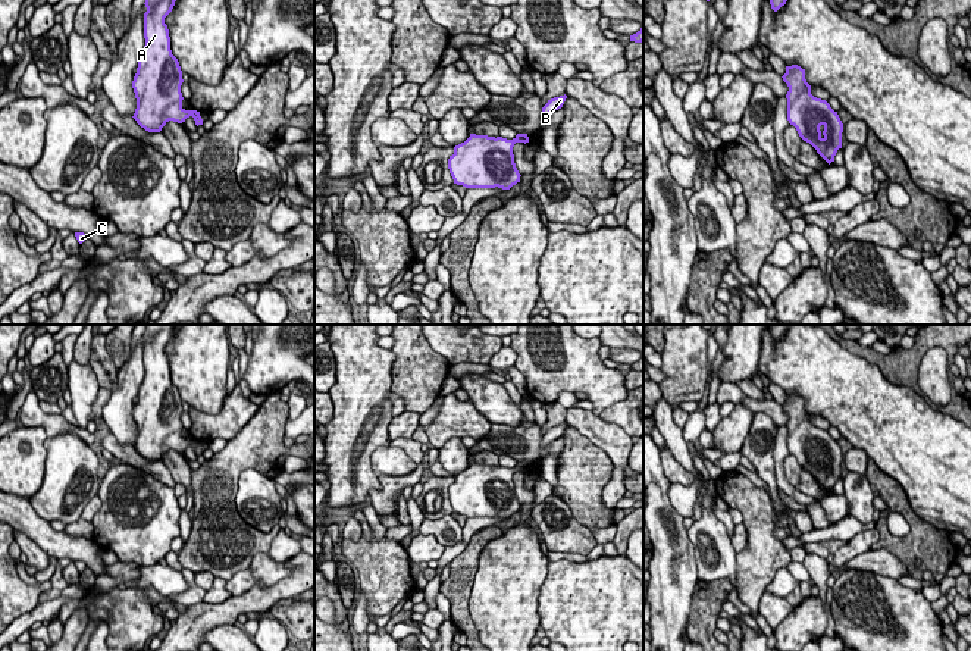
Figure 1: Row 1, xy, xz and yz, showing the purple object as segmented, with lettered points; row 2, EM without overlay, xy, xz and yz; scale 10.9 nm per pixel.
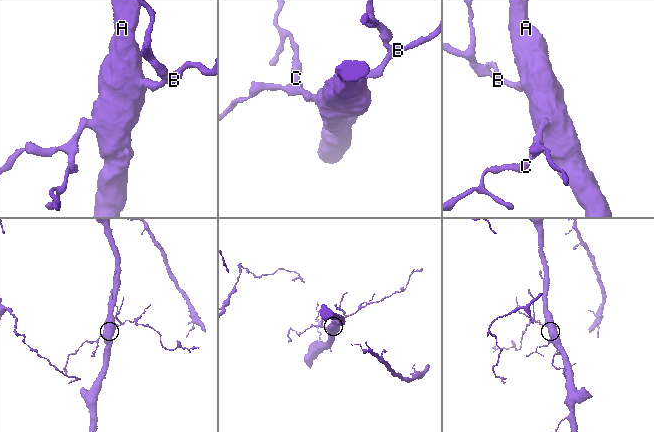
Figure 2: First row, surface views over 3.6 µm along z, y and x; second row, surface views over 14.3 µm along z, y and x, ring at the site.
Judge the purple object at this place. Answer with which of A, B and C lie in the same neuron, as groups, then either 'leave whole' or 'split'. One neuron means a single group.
A B C | leave whole

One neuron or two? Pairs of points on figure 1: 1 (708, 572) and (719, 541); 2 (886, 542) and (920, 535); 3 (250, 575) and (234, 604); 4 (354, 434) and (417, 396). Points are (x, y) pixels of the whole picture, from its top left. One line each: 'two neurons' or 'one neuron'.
1: one neuron
2: one neuron
3: two neurons
4: two neurons

